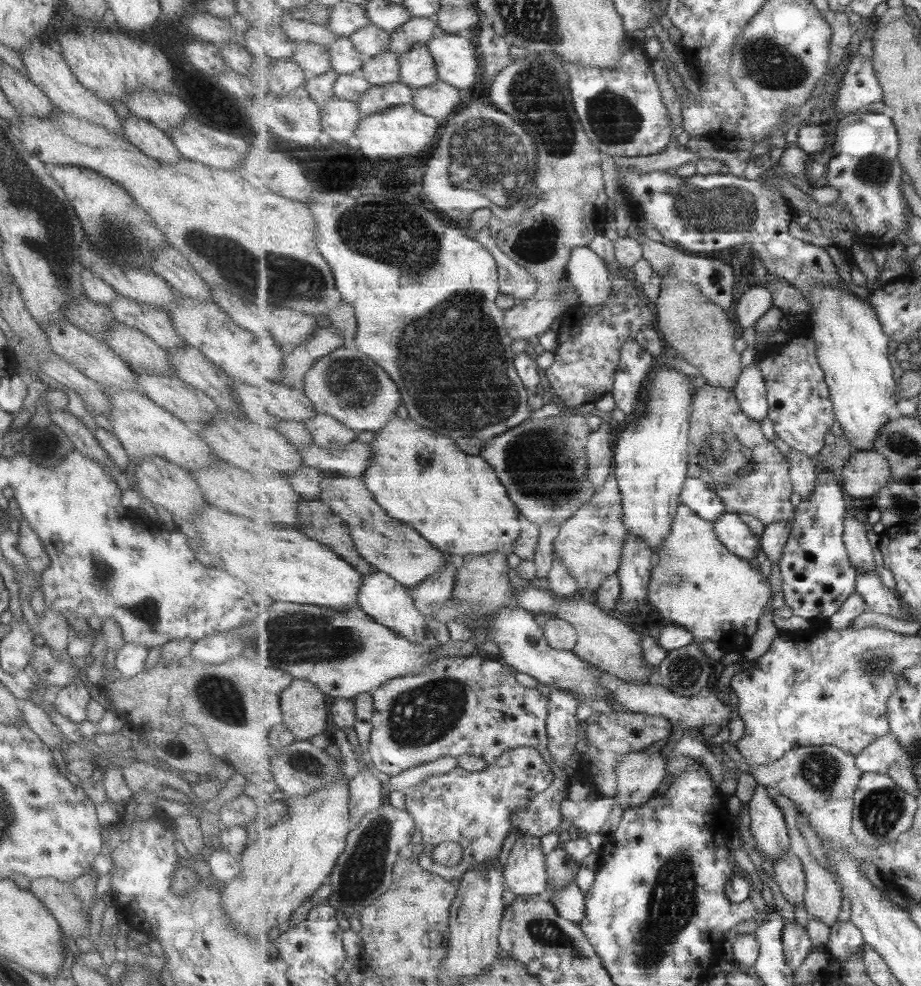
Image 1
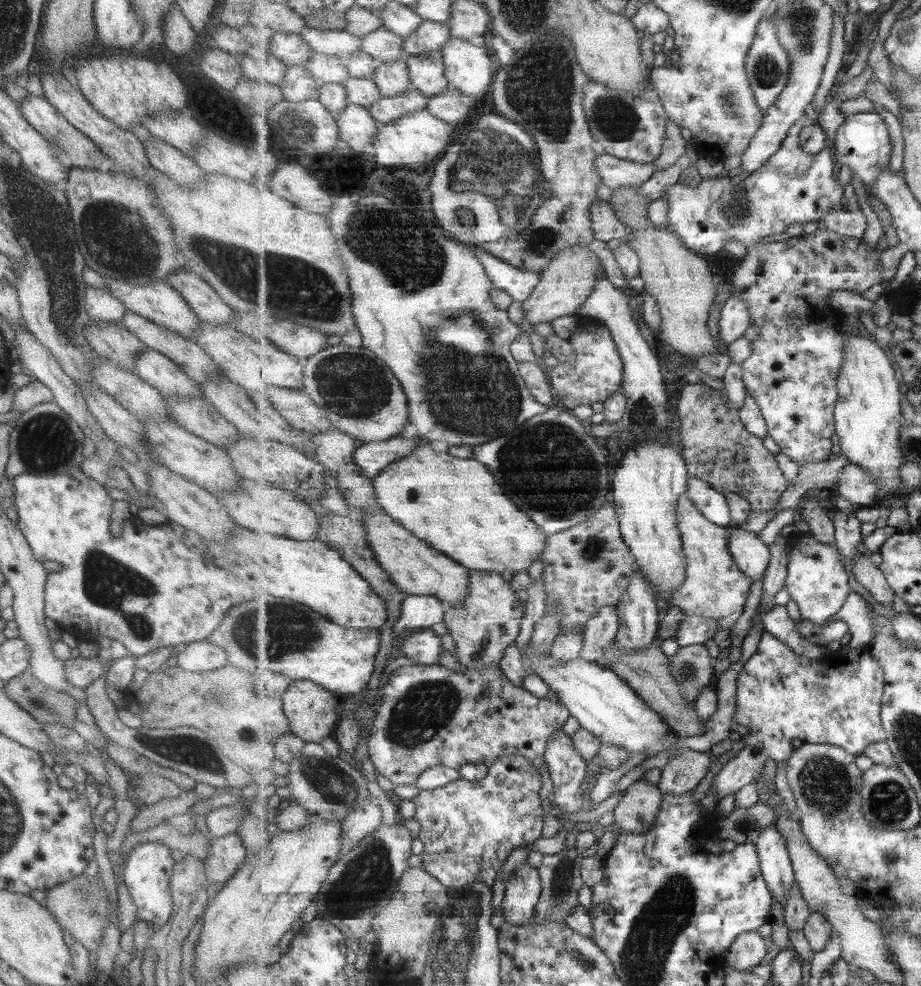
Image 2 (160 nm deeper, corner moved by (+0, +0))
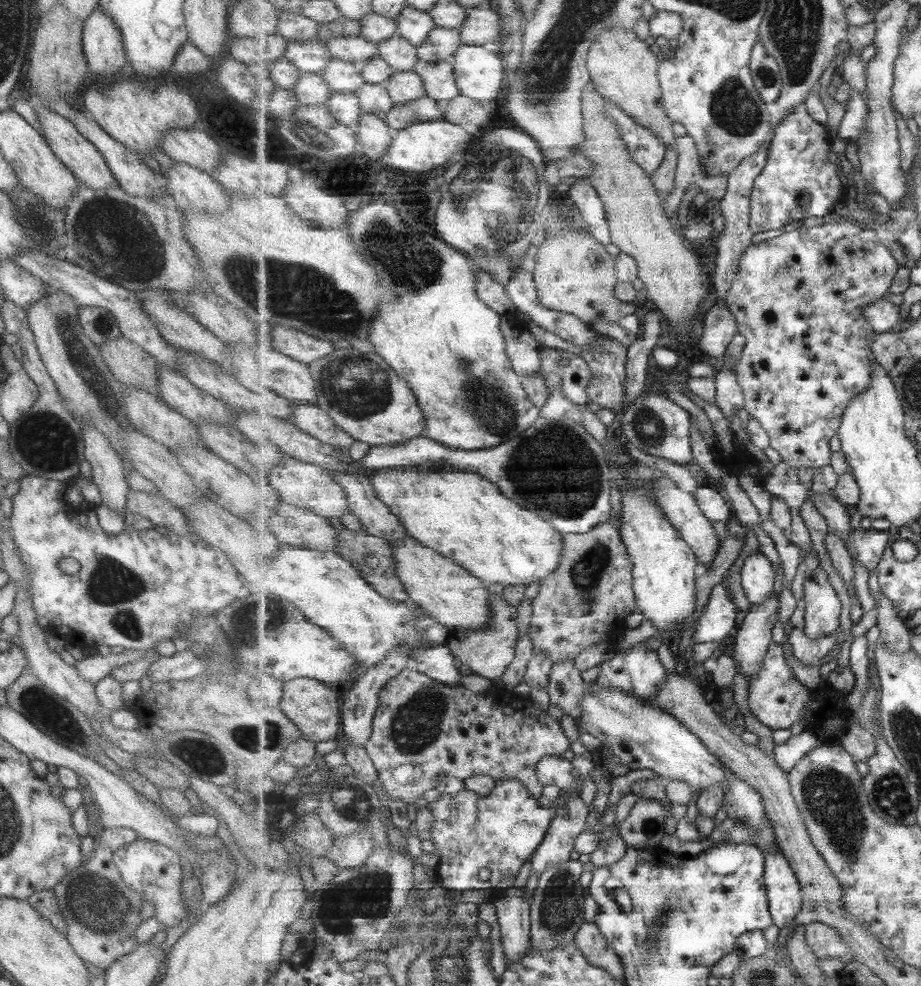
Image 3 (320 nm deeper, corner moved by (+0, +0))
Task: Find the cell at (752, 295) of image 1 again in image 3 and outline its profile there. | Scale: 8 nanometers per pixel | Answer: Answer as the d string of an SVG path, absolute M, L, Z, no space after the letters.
M715 304L709 308L704 319L702 335L699 338L700 350L714 361L717 358L725 358L737 331L734 313L729 308Z

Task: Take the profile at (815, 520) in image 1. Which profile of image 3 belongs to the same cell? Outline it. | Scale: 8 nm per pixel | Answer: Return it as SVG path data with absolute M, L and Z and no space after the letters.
M819 566L807 577L804 585L806 596L804 600L806 603L805 634L815 640L840 630L843 602L837 594L836 588L830 583L828 574Z

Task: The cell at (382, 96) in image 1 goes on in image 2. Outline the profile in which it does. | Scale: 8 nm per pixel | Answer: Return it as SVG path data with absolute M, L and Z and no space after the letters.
M412 87L405 94L382 97L379 102L369 107L369 110L380 124L391 124L403 116L427 109L429 101L429 97L426 97L419 89Z

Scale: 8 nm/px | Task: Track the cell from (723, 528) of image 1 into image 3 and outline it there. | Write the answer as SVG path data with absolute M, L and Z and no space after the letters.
M761 550L745 558L741 567L741 585L751 605L763 605L772 596L777 575L772 562Z

